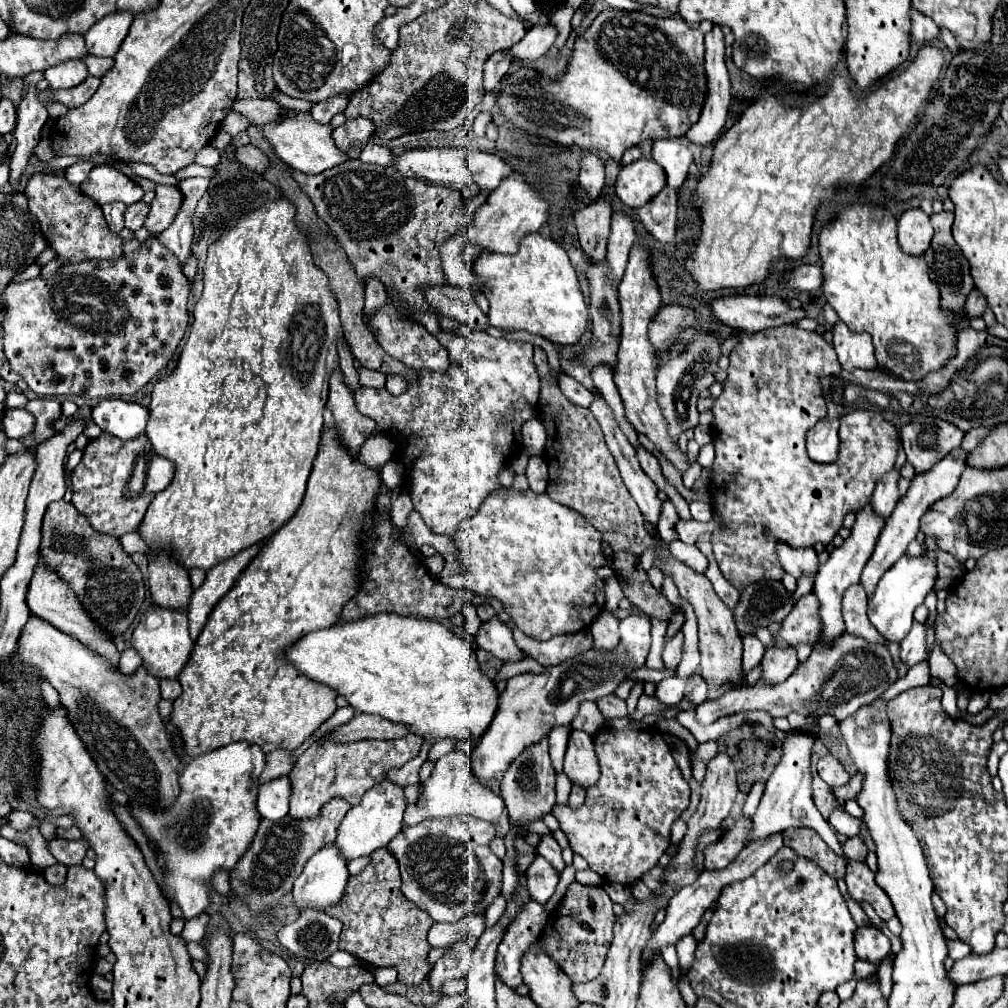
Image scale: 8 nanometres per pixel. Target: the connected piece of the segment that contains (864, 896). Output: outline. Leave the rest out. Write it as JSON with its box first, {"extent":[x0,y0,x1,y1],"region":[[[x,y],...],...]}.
{"extent":[845,861,895,921],"region":[[[849,861],[847,873],[845,873],[845,883],[847,883],[849,895],[851,895],[857,903],[869,901],[869,903],[873,905],[875,913],[877,913],[883,921],[895,917],[895,909],[891,907],[891,899],[887,899],[887,895],[883,895],[883,889],[875,883],[873,871],[871,871],[865,863]]]}

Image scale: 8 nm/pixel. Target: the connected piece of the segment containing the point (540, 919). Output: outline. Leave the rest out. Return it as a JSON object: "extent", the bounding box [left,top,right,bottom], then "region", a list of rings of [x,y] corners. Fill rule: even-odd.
{"extent":[495,899,549,989],"region":[[[533,899],[527,907],[519,913],[519,917],[507,927],[503,941],[497,947],[497,961],[495,961],[495,975],[507,983],[507,987],[517,989],[521,981],[519,959],[529,949],[529,945],[539,937],[541,929],[545,927],[549,915],[545,907],[535,903]]]}

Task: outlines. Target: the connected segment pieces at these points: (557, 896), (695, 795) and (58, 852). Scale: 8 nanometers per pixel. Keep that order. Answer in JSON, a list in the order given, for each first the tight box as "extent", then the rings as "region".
[{"extent":[545,865,576,913],"region":[[[567,865],[565,867],[560,875],[560,880],[554,895],[549,899],[549,903],[545,905],[545,907],[547,907],[547,913],[551,913],[551,911],[557,907],[557,903],[559,903],[565,895],[567,887],[575,880],[575,873],[576,869],[573,865]]]},{"extent":[681,779,701,819],"region":[[[695,779],[689,781],[691,785],[691,798],[689,807],[682,813],[681,819],[689,819],[694,811],[697,809],[699,801],[701,799],[701,787],[697,784]]]},{"extent":[47,837,89,867],"region":[[[55,837],[47,843],[47,847],[59,863],[63,863],[65,867],[71,867],[71,865],[81,865],[81,861],[89,849],[89,843],[87,843],[87,839],[67,841],[67,839]]]}]

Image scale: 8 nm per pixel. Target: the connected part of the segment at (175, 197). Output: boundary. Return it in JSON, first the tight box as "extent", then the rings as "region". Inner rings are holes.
{"extent":[145,185,183,235],"region":[[[157,185],[157,195],[151,203],[149,217],[145,221],[145,229],[151,235],[163,233],[175,219],[179,207],[183,205],[183,193],[179,187],[167,187],[167,185]]]}

